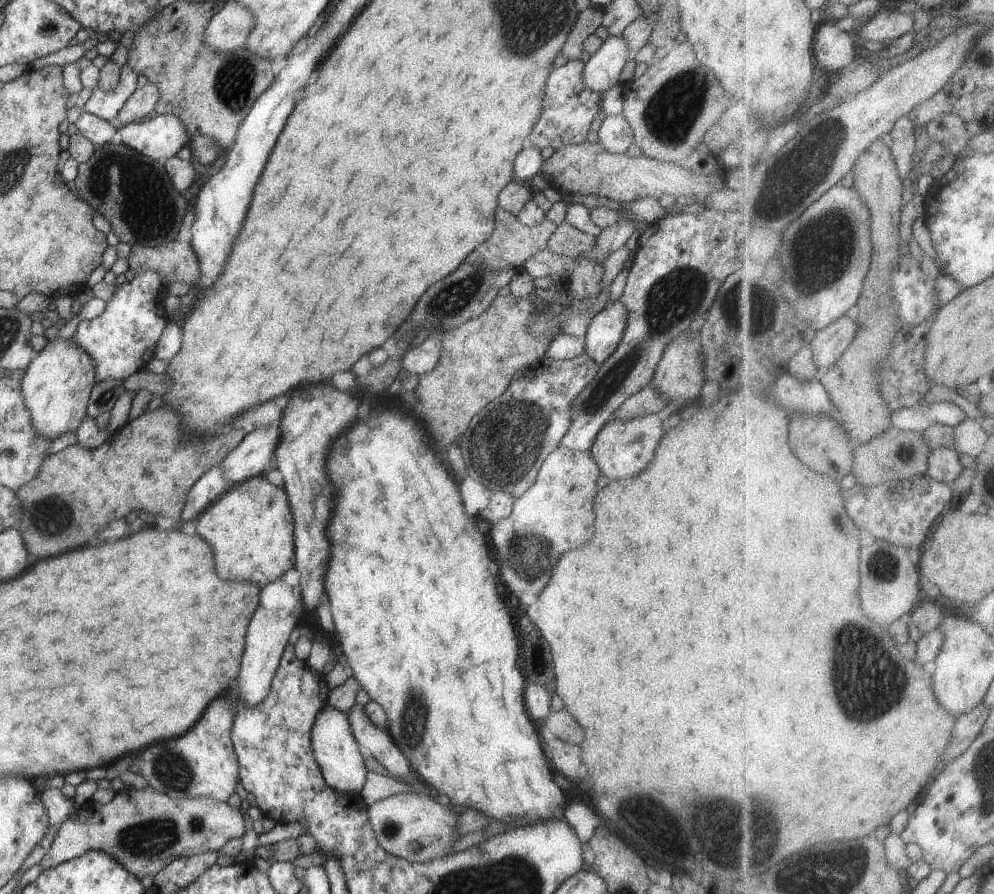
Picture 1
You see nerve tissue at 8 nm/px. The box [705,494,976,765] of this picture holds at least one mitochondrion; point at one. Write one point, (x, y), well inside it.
(850, 644)

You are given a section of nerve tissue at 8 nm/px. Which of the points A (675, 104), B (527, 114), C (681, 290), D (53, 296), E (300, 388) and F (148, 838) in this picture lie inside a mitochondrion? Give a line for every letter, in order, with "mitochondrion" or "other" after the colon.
A: mitochondrion
B: other
C: mitochondrion
D: other
E: other
F: mitochondrion

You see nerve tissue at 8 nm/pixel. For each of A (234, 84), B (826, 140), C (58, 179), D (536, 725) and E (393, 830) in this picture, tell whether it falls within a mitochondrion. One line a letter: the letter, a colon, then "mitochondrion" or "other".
A: mitochondrion
B: mitochondrion
C: other
D: other
E: mitochondrion

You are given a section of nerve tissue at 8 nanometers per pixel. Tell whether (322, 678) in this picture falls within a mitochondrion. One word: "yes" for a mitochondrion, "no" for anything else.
no

